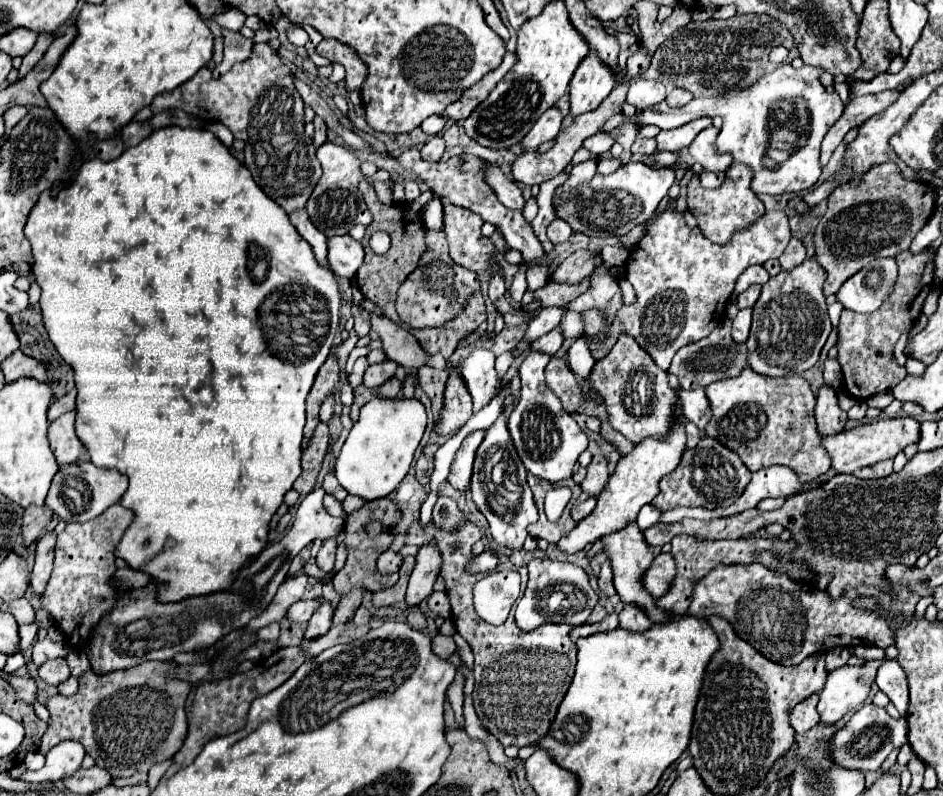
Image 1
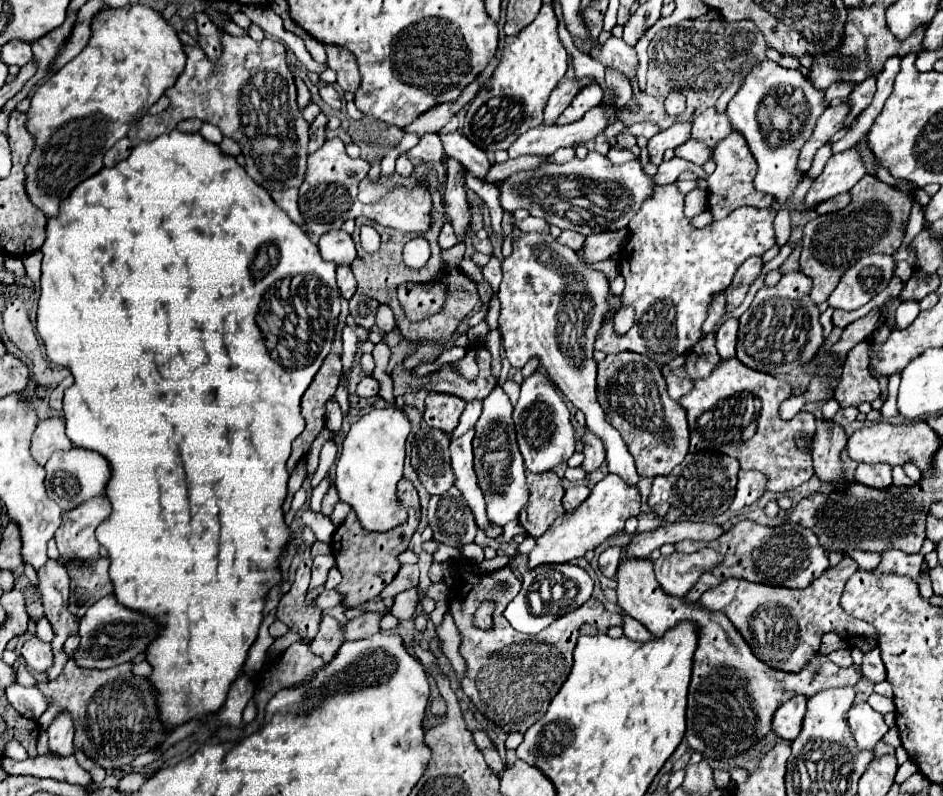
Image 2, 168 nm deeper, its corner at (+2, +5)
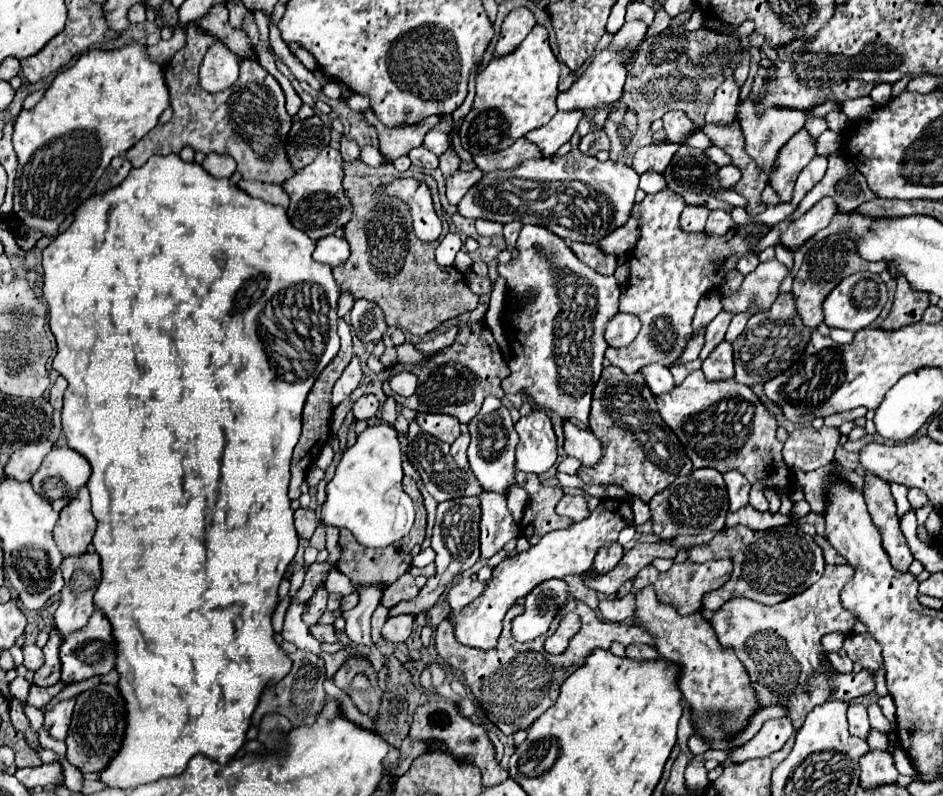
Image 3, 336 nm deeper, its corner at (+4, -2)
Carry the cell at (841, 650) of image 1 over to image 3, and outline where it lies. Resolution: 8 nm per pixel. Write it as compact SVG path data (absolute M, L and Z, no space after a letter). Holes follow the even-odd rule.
M839 650L839 652L833 652L829 654L829 660L833 664L833 670L835 672L843 672L843 674L849 674L851 668L853 668L853 662L849 660L849 656L845 654L845 650Z

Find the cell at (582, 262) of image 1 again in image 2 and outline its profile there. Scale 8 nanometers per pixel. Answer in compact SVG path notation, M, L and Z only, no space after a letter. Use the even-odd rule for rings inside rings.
M629 229L589 235L585 241L585 247L583 247L583 251L579 251L579 255L585 255L587 263L605 261L613 253L617 253L627 243L627 239L629 239Z

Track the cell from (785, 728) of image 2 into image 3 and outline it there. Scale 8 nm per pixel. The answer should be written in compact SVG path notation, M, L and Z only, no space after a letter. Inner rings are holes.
M777 718L777 720L767 720L763 728L741 748L737 748L729 758L731 762L739 764L749 758L763 758L769 756L785 746L785 742L793 736L793 724L789 724L789 718Z

